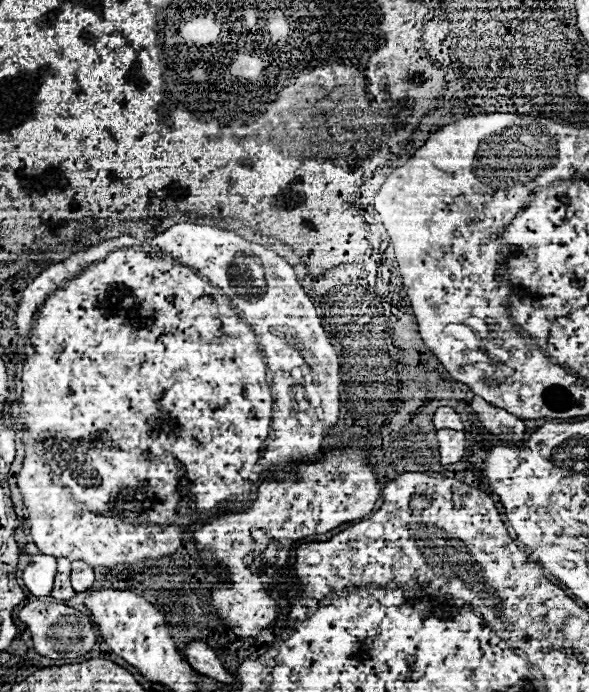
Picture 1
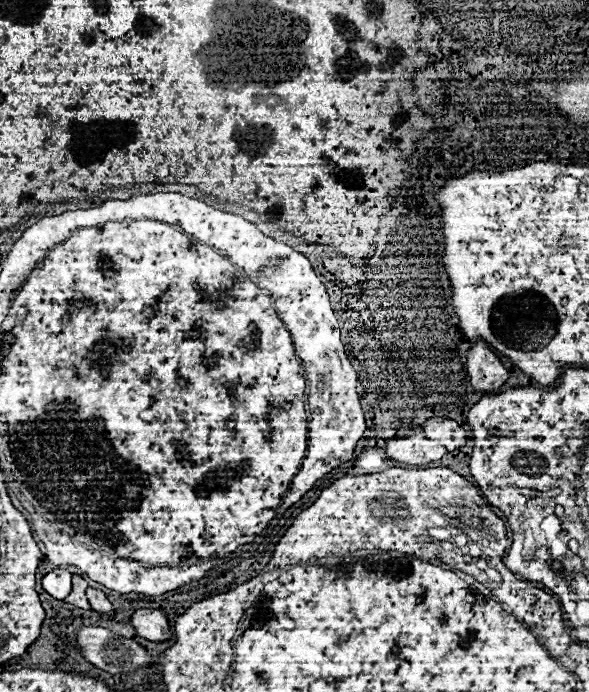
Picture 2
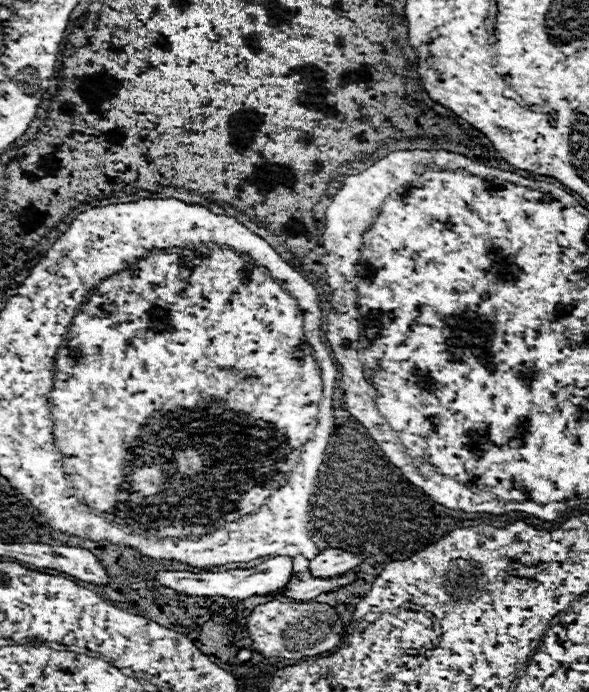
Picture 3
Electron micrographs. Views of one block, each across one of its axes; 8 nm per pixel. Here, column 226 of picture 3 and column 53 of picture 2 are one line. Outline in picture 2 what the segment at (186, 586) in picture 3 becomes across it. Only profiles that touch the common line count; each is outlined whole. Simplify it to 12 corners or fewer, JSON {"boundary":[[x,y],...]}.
{"boundary":[[52,570],[42,578],[42,588],[56,600],[72,590],[68,570]]}

